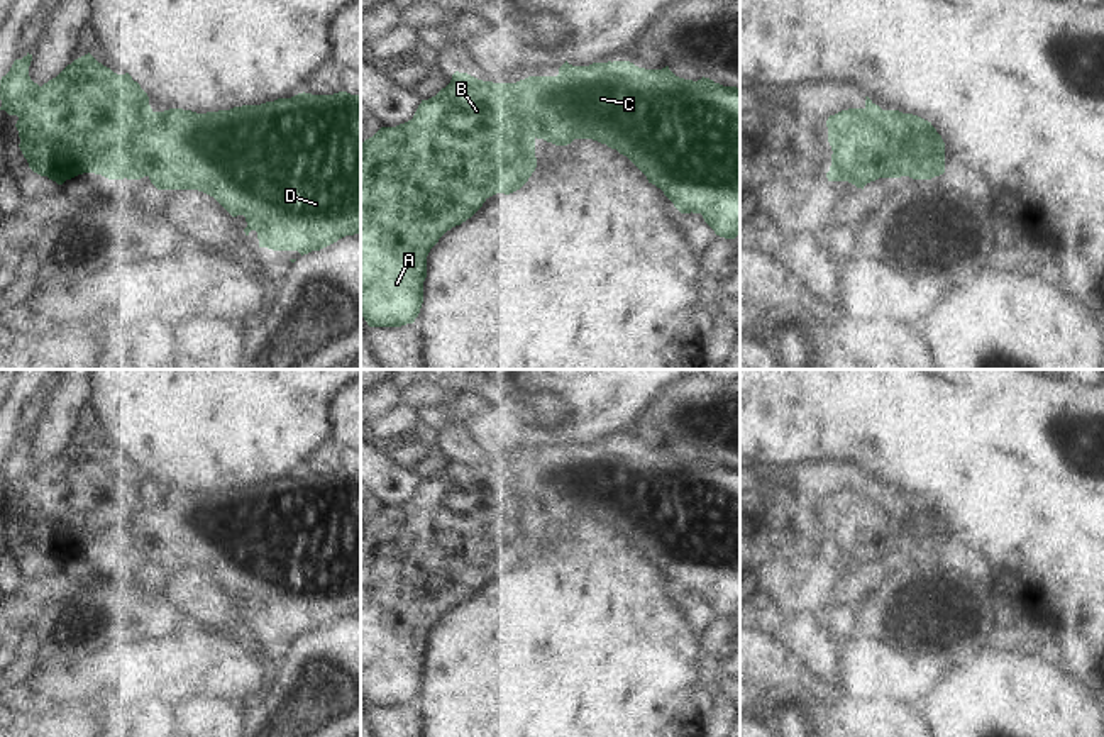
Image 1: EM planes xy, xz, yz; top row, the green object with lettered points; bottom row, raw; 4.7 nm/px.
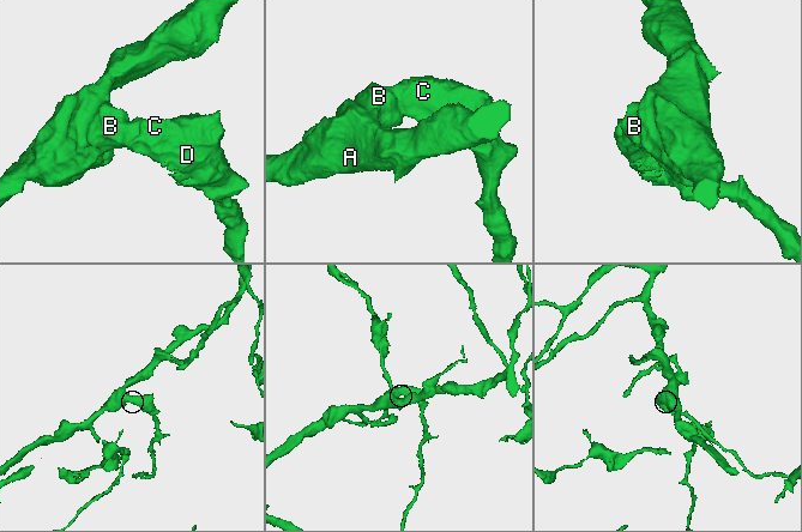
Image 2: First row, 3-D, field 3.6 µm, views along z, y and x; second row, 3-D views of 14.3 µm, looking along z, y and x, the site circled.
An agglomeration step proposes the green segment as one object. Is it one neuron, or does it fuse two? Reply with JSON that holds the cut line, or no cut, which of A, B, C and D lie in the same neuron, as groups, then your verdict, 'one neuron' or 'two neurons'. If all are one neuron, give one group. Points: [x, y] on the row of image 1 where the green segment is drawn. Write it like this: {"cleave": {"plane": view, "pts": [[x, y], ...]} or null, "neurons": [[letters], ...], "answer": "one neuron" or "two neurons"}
{"cleave": {"plane": "yz", "pts": [[864, 109], [886, 132], [886, 153], [903, 175]]}, "neurons": [["A", "B"], ["C", "D"]], "answer": "two neurons"}

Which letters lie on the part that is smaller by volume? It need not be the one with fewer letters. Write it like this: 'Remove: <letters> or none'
Remove: C, D.

